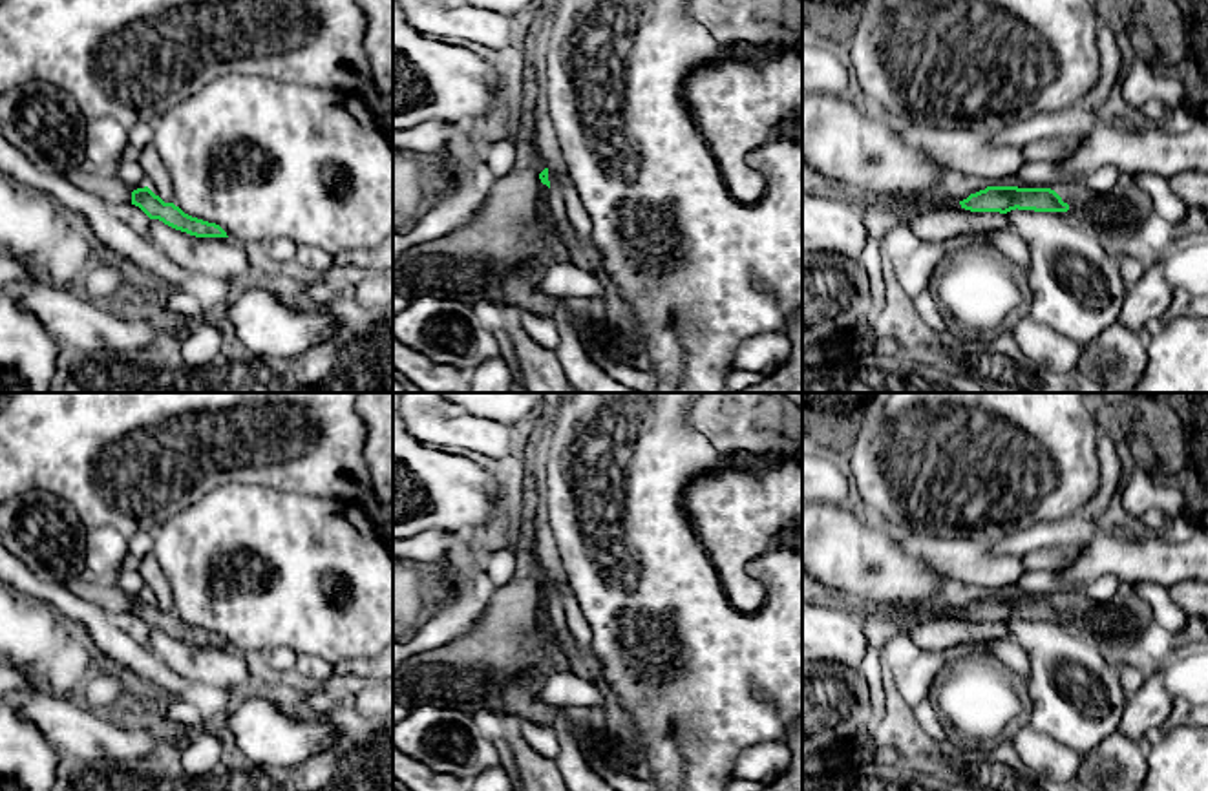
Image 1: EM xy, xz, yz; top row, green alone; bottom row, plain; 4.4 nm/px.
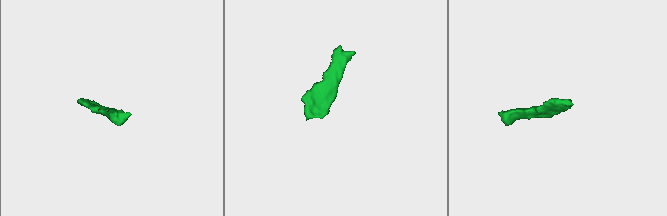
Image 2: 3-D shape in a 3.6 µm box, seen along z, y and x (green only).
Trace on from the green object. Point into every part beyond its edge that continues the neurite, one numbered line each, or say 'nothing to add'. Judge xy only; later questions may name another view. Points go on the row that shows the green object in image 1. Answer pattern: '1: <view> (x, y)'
1: xy (106, 185)

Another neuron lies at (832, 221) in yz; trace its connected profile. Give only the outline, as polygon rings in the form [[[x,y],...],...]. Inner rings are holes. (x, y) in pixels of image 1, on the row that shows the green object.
[[[802,179],[802,252],[832,252],[859,261],[866,239],[859,203]]]

